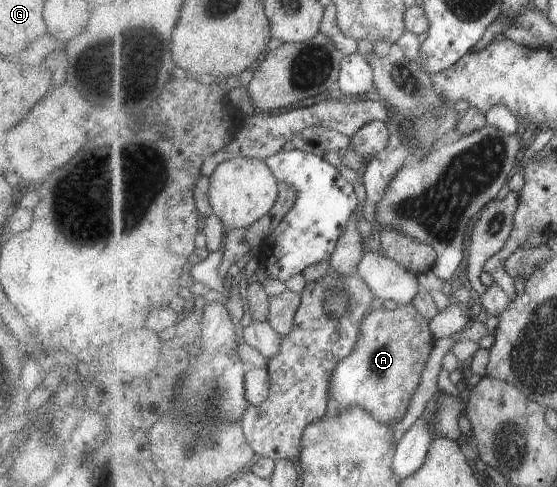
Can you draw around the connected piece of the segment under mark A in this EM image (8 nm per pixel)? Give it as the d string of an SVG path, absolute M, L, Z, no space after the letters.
M400 304L396 309L390 311L381 307L375 311L370 312L362 323L360 323L360 339L356 343L356 349L342 359L338 363L338 367L332 373L332 381L330 381L330 397L338 403L338 413L346 413L352 411L350 407L360 405L364 407L374 419L379 420L380 423L398 423L401 421L408 405L412 401L412 395L420 383L420 377L426 369L428 357L434 349L436 337L434 337L431 327L434 321L430 321L411 304Z

